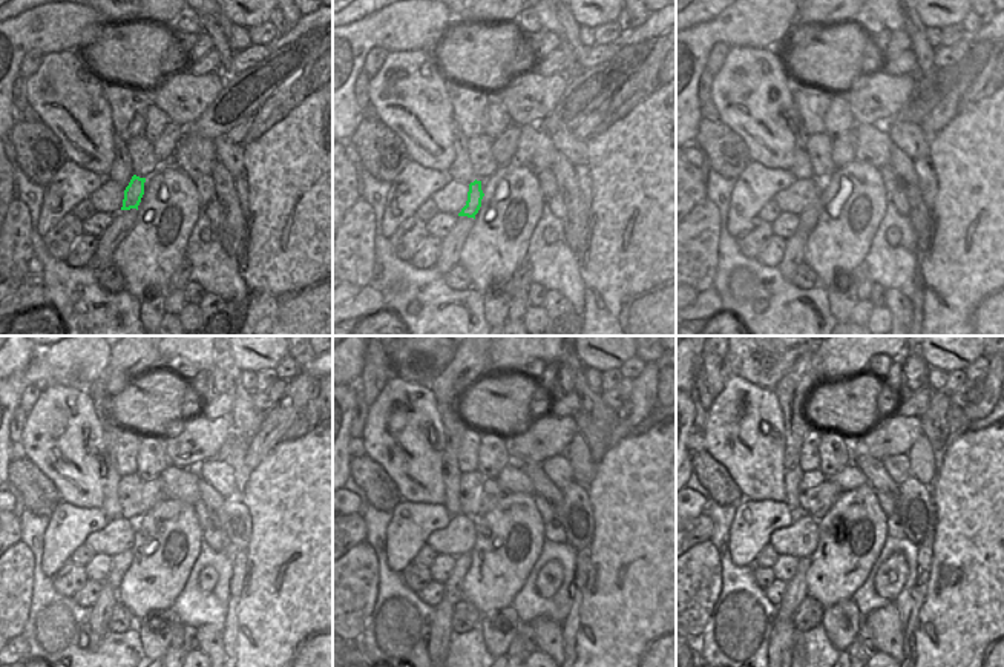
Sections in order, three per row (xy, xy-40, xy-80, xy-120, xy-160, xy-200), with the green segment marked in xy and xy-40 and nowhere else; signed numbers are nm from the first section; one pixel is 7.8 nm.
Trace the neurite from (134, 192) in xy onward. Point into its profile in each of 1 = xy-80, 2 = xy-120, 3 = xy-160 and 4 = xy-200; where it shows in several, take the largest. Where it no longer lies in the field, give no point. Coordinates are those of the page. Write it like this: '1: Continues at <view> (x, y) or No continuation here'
1: Continues at xy-80 (808, 218)
2: Continues at xy-120 (120, 563)
3: Continues at xy-160 (452, 588)
4: Continues at xy-200 (796, 589)

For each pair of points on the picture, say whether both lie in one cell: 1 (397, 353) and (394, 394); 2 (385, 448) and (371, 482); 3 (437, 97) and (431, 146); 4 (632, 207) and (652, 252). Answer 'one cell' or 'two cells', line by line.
1: two cells
2: two cells
3: one cell
4: one cell

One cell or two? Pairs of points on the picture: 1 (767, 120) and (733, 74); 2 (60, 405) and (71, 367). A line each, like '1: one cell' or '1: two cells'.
1: one cell
2: two cells

